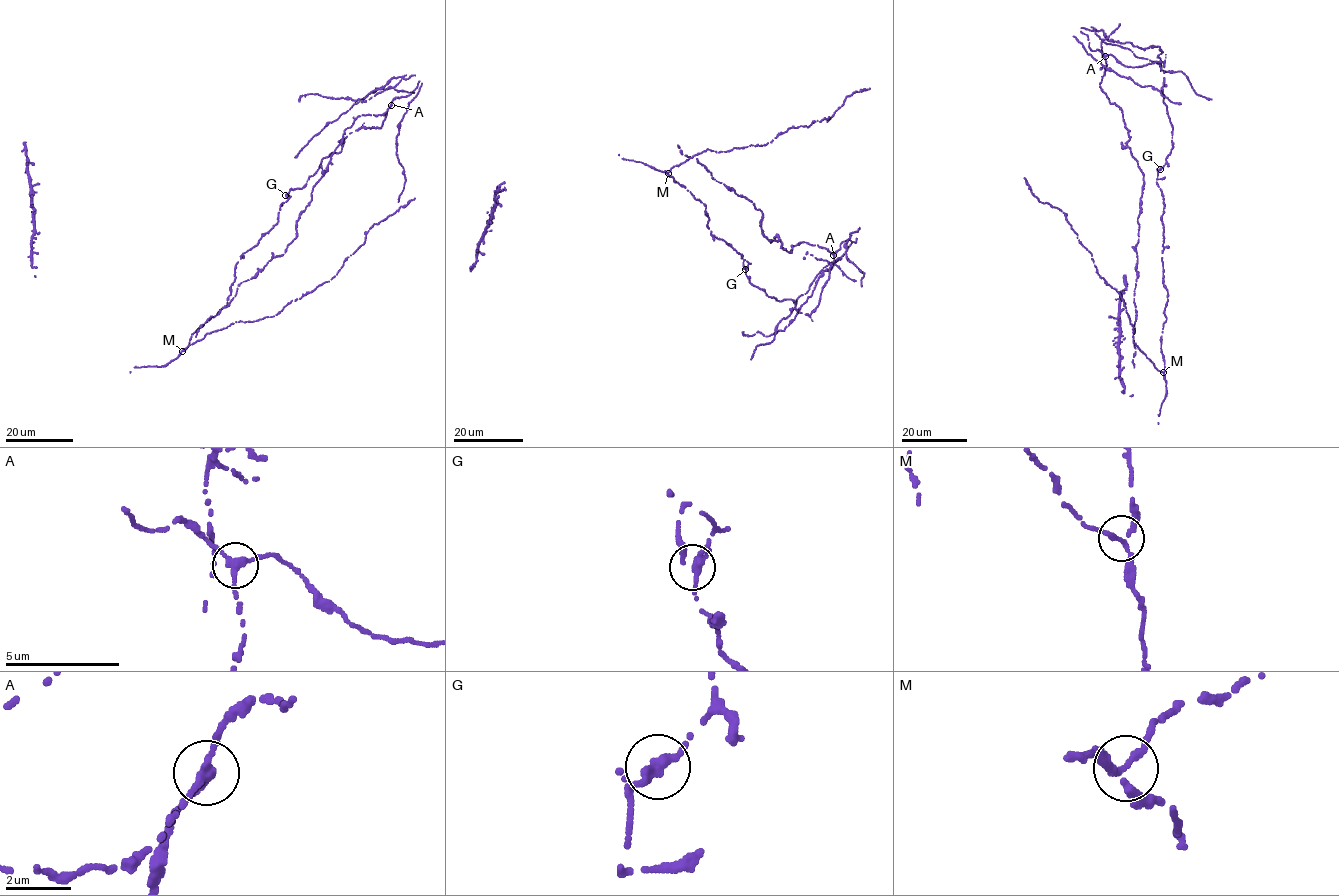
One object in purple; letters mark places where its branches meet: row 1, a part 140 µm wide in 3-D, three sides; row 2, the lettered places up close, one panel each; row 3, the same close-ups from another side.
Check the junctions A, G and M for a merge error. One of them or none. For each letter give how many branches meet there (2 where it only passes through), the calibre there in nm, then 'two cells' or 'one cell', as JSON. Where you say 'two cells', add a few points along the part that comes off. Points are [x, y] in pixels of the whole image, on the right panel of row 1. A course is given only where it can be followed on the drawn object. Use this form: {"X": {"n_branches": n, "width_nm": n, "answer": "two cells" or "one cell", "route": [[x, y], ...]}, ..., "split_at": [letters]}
{"A": {"n_branches": 3, "width_nm": 240, "answer": "two cells"}, "G": {"n_branches": 2, "width_nm": 280, "answer": "one cell"}, "M": {"n_branches": 3, "width_nm": 180, "answer": "one cell"}, "split_at": ["A"]}

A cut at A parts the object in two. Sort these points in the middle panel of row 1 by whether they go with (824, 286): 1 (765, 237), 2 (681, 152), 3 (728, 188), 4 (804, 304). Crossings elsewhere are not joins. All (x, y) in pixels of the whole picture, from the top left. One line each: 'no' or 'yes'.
1: no
2: no
3: no
4: no

